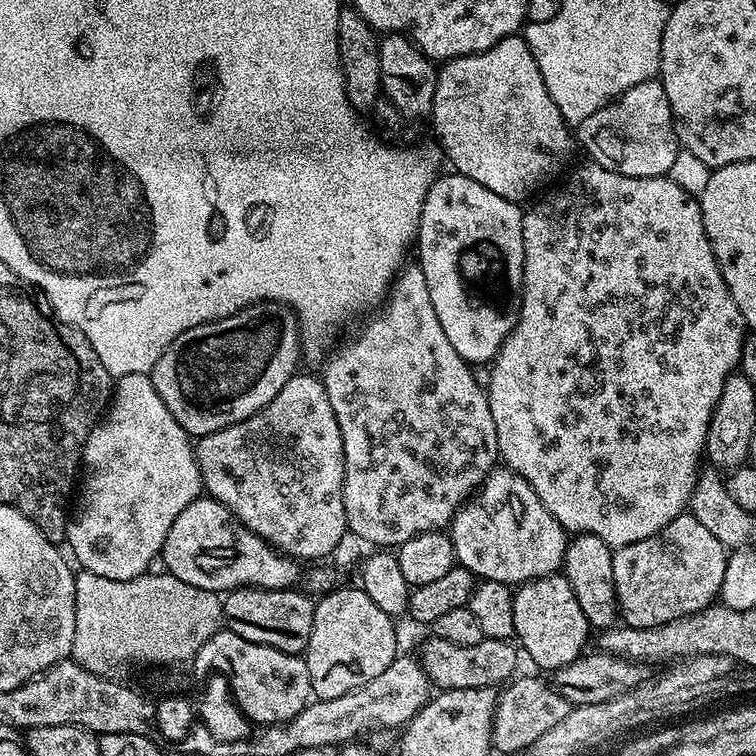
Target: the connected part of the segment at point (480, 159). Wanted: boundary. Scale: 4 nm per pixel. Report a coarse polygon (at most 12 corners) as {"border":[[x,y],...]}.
{"border":[[523,35],[447,61],[432,128],[453,169],[524,202],[569,167]]}

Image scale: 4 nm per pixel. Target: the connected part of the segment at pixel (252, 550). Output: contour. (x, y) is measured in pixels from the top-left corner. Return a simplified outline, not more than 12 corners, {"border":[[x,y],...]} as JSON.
{"border":[[202,494],[170,526],[167,575],[227,594],[291,588],[285,556]]}

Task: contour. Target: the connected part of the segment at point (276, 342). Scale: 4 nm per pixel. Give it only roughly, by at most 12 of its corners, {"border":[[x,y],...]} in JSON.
{"border":[[276,300],[178,334],[150,375],[189,437],[262,410],[297,375]]}

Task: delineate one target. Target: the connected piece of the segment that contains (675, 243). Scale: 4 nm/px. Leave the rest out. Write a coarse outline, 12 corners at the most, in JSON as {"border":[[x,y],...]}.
{"border":[[697,197],[522,222],[500,460],[615,550],[689,507],[746,325]]}

